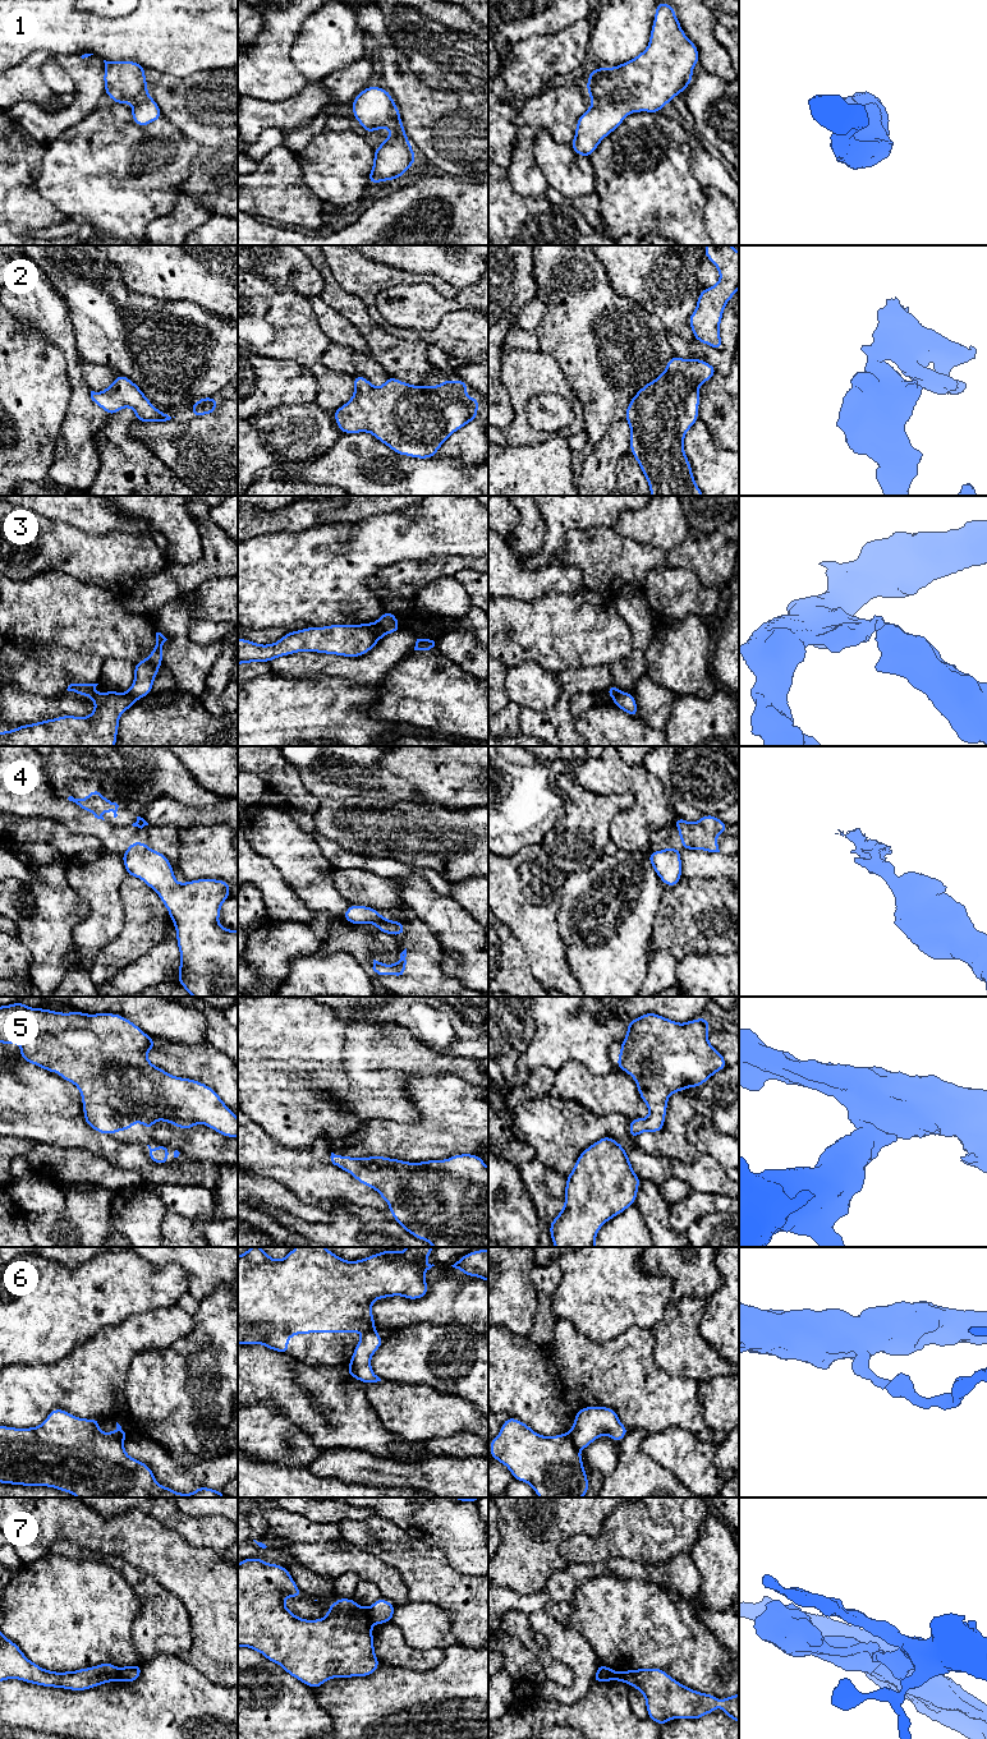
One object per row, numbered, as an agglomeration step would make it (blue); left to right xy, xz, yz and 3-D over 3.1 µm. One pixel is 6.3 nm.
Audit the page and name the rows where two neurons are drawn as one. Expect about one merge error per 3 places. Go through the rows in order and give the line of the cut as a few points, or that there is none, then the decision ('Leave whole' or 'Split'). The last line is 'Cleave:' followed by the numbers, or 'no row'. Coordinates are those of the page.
1: No split. Leave whole
2: No split. Leave whole
3: Split along xz (376, 622), (388, 633). Split
4: Split along xy (150, 849), (129, 850), (127, 852). Split
5: No split. Leave whole
6: Split along yz (569, 1432), (578, 1449). Split
7: Split along xz (366, 1609), (372, 1623). Split
Cleave: 3, 4, 6, 7

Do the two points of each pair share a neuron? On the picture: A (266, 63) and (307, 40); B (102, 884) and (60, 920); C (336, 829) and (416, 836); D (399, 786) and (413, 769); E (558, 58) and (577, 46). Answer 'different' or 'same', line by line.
A: different
B: different
C: same
D: different
E: same

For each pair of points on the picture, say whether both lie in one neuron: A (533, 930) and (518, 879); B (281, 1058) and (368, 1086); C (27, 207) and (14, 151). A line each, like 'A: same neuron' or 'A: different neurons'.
A: same neuron
B: same neuron
C: same neuron

